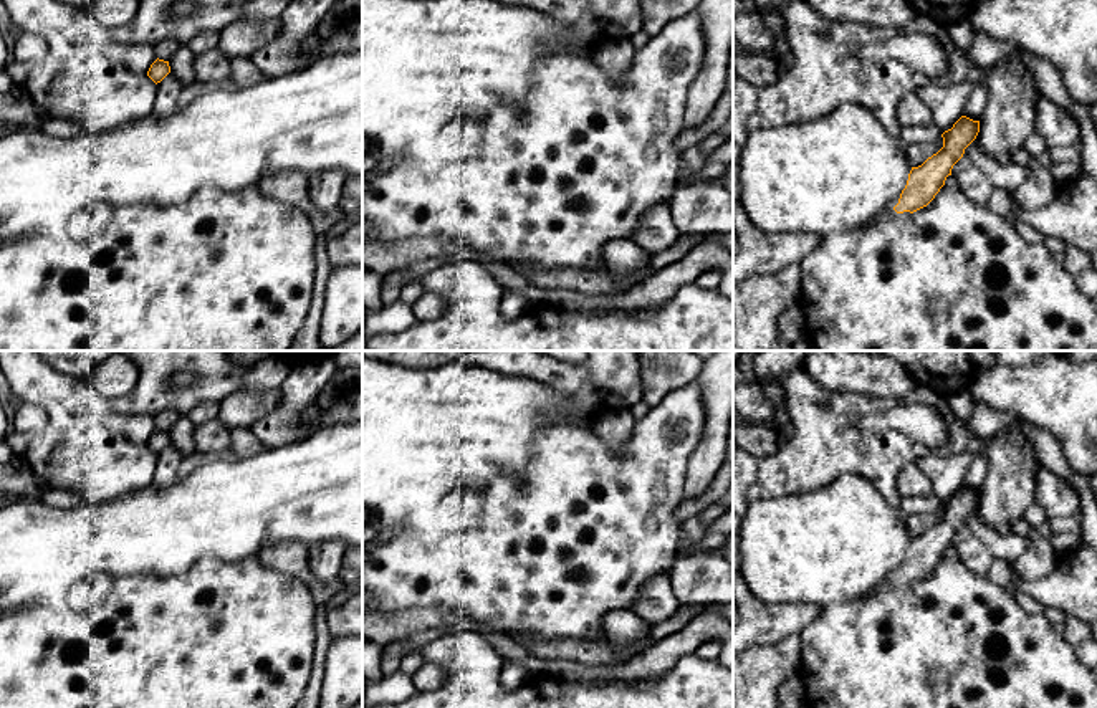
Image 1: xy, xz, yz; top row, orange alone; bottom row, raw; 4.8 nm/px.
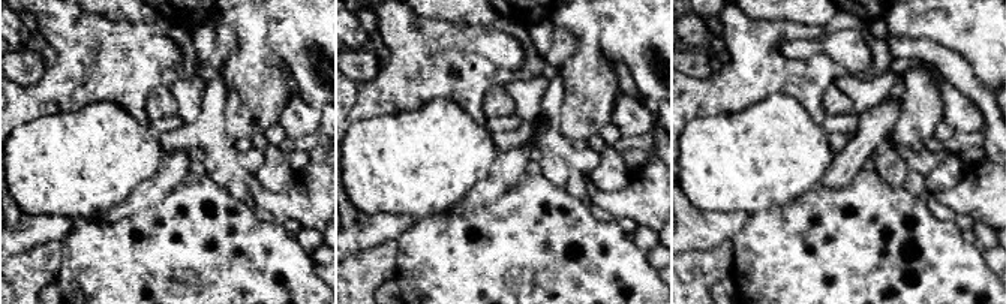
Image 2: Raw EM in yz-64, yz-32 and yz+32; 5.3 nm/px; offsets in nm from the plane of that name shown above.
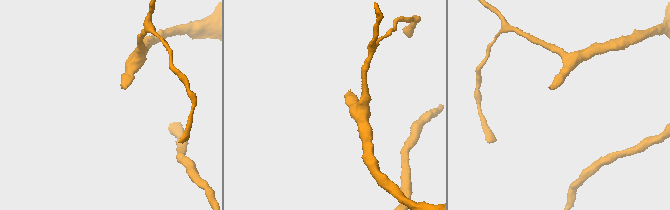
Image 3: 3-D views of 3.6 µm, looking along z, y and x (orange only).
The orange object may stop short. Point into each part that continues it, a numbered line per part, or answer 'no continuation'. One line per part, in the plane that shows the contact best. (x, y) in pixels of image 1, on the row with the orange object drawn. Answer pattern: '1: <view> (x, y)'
1: yz (889, 212)

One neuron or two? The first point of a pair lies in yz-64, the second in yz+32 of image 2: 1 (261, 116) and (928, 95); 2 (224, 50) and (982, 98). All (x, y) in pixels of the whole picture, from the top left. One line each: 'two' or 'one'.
1: one
2: one

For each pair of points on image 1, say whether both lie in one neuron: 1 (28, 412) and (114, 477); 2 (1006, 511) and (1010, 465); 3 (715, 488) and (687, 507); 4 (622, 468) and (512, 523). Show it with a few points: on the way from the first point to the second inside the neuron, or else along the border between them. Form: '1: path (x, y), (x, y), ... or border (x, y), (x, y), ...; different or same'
1: border (43, 412), (47, 419); different
2: path (1006, 500), (1010, 477); same
3: path (708, 495), (694, 507); same
4: path (594, 483), (558, 516), (550, 516), (540, 523); same

